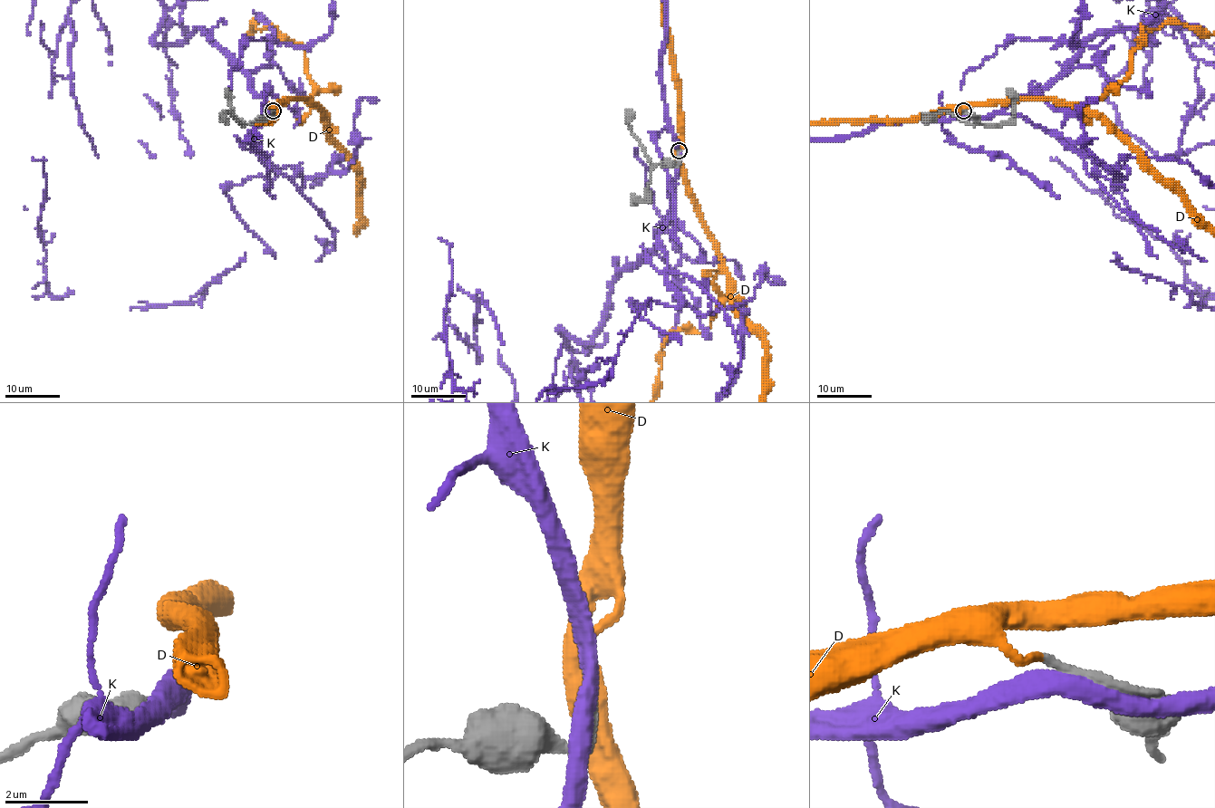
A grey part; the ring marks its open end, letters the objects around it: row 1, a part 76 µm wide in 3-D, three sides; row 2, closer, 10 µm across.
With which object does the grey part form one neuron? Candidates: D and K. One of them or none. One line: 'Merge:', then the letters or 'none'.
Merge: D

